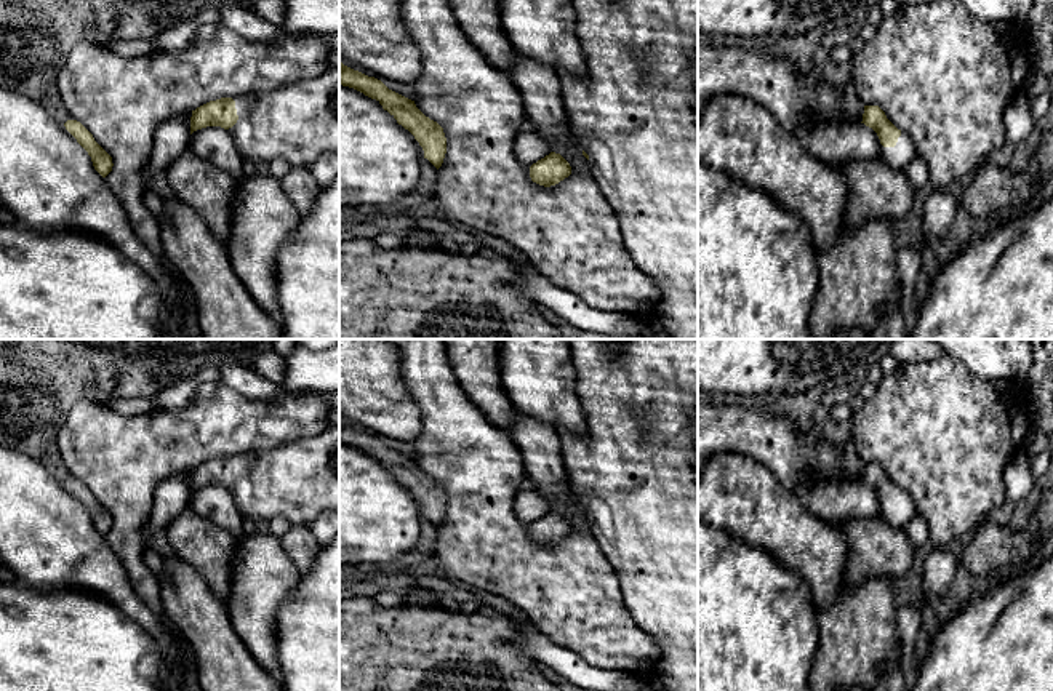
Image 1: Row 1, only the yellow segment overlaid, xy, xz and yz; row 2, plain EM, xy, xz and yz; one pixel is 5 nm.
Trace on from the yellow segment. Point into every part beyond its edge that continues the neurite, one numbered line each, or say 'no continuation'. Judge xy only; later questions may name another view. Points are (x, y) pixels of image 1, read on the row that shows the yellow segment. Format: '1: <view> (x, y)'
1: xy (300, 122)

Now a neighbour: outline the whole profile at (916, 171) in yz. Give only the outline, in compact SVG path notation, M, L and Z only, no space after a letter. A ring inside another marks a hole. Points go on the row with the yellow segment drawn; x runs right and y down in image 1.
M915 155L911 163L903 170L907 182L917 190L930 182L928 166L920 155Z

